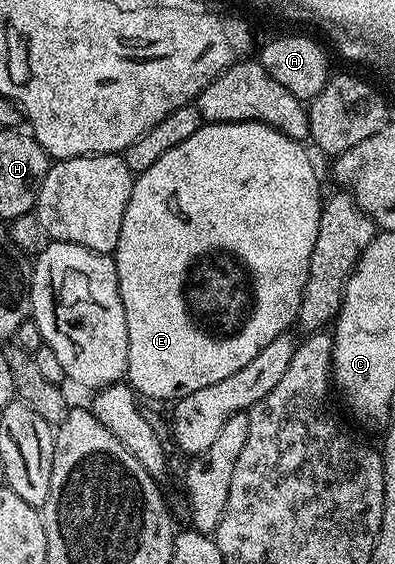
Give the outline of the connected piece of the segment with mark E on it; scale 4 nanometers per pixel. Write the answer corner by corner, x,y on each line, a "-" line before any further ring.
259,121
204,123
196,135
184,139
180,147
172,147
172,151
156,159
148,171
135,176
128,207
124,207
124,223
120,223
120,239
112,254
118,272
120,299
124,303
124,319
128,323
125,380
135,393
143,398
151,397
154,401
173,403
192,391
200,391
200,387
212,387
212,383
220,383
220,379
228,379
228,375
240,371
240,367
245,367
252,358
260,355
260,351
264,351
276,335
287,332
297,322
304,283
308,283
308,263
312,259
312,247
316,247
316,231
320,227
324,204
324,193
318,190
318,173
306,147
303,142
293,141
276,127

